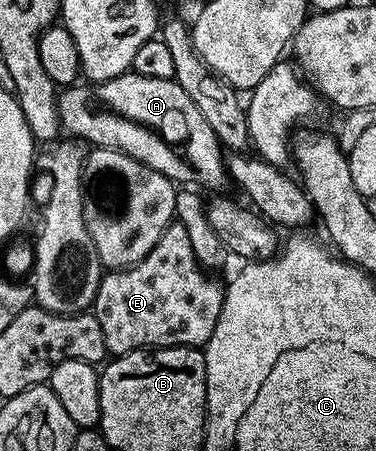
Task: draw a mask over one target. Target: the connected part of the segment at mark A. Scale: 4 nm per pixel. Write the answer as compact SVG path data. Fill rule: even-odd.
M133 71L121 73L116 79L108 79L107 81L100 81L97 83L75 83L69 87L63 88L58 95L58 123L63 130L66 129L71 138L81 139L83 142L89 143L91 146L99 149L115 149L121 153L127 153L132 159L136 159L140 163L144 163L148 168L155 169L157 173L164 174L165 177L170 178L175 183L181 181L195 181L203 190L214 189L210 191L222 191L225 185L228 185L228 161L224 154L224 146L219 141L218 136L212 131L212 127L208 127L208 119L204 119L204 115L200 115L200 111L196 107L196 103L192 103L192 99L187 93L181 89L178 82L168 79L152 79L145 77Z

